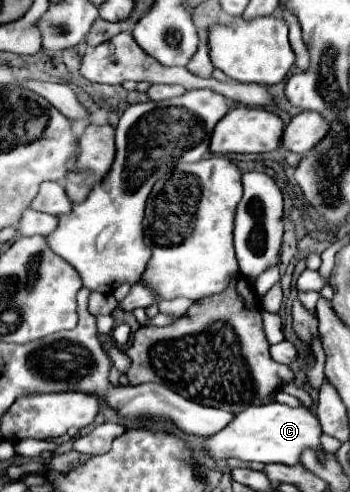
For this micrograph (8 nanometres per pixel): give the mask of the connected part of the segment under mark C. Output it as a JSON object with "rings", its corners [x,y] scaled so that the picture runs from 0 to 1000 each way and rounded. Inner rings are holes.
{"rings":[[[774,817],[757,825],[723,825],[700,837],[677,841],[671,854],[643,866],[620,886],[591,890],[591,915],[609,931],[683,931],[700,939],[746,939],[746,943],[814,943],[814,947],[854,947],[860,923],[889,911],[906,919],[911,935],[923,935],[923,907],[917,907],[917,862],[906,846],[894,846],[871,825],[826,829],[797,817]]]}

